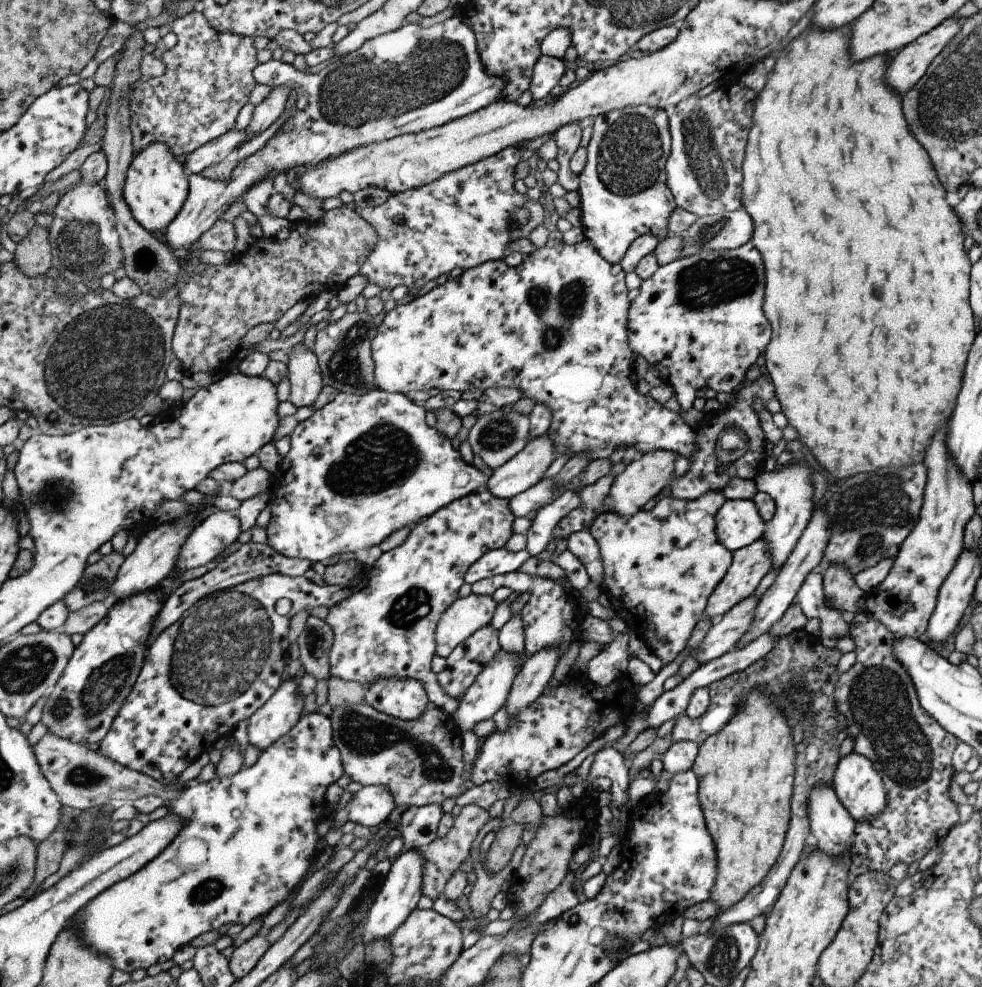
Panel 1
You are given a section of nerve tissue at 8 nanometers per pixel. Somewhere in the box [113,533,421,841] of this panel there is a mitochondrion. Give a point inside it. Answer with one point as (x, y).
(222, 648)

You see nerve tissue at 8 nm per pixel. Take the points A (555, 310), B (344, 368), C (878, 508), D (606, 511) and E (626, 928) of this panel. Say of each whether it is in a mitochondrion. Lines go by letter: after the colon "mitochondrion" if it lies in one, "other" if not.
A: mitochondrion
B: mitochondrion
C: mitochondrion
D: other
E: other

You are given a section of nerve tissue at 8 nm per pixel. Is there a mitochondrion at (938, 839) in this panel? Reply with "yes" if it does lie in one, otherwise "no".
no

